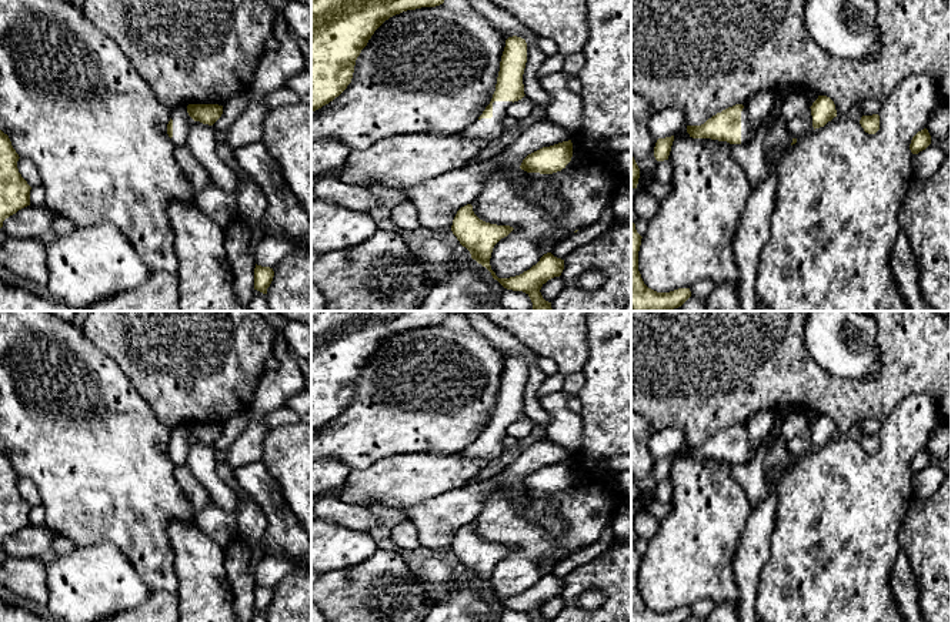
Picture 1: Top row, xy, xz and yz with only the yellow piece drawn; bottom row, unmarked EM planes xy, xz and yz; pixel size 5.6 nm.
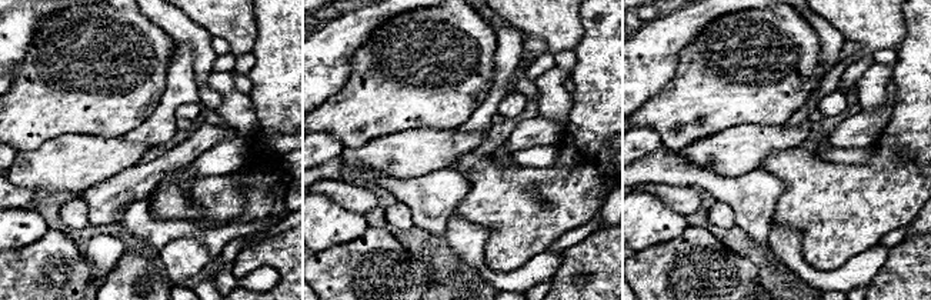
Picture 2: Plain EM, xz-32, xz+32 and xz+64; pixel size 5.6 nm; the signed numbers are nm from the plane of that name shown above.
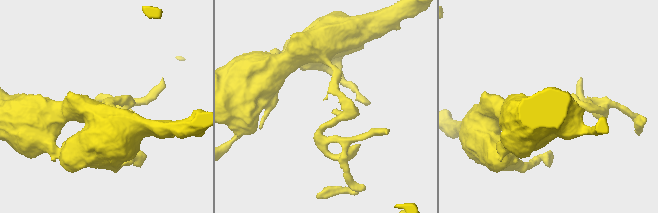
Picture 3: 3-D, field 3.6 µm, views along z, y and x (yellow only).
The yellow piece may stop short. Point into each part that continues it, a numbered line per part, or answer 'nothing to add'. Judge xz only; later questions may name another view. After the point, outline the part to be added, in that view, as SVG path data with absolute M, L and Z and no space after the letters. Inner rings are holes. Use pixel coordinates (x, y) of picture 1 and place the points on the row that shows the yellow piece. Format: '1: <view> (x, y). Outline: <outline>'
1: xz (486, 129). Outline: M494 101L493 103L493 117L481 118L474 121L470 127L463 130L460 137L485 140L488 143L497 140L503 131L503 120L507 117L507 108L513 101Z

